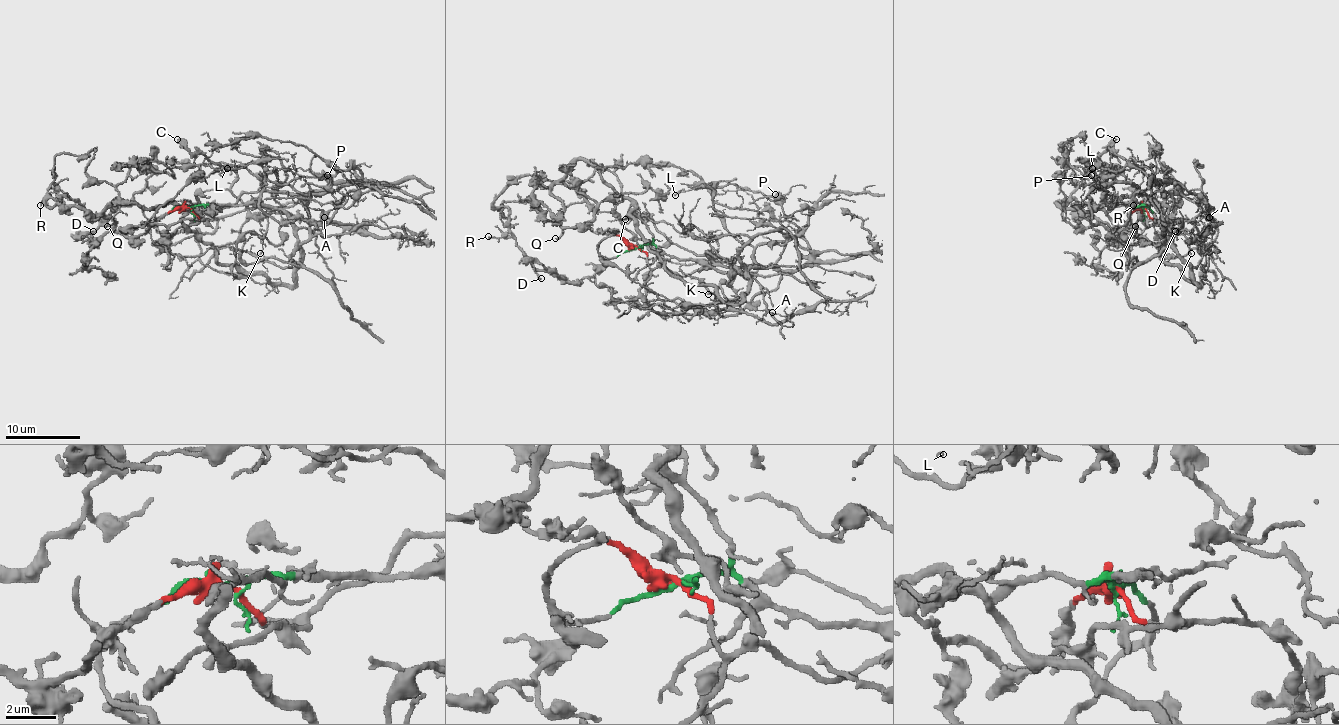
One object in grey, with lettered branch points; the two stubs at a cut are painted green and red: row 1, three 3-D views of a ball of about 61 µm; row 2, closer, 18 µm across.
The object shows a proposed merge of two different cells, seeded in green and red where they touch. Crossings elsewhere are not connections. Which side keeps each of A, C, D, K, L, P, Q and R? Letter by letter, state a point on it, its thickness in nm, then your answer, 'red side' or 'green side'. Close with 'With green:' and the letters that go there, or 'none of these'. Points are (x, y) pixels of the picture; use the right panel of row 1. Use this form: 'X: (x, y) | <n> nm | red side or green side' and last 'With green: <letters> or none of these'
A: (1209, 217) | 90 nm | red side
C: (1116, 139) | 400 nm | red side
D: (1175, 231) | 170 nm | green side
K: (1191, 253) | 120 nm | red side
L: (1092, 168) | 110 nm | red side
P: (1091, 175) | 90 nm | red side
Q: (1135, 226) | 190 nm | green side
R: (1133, 205) | 130 nm | green side
With green: D, Q, R

